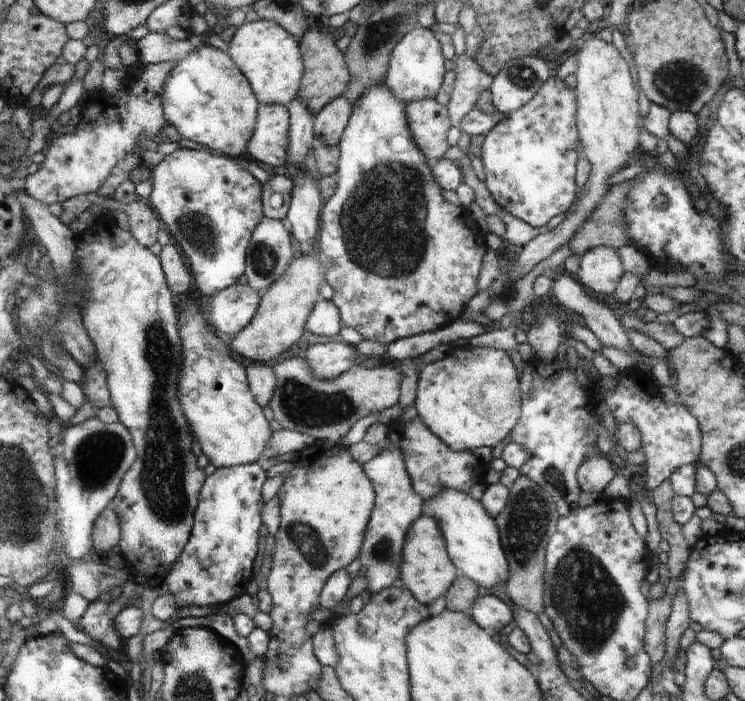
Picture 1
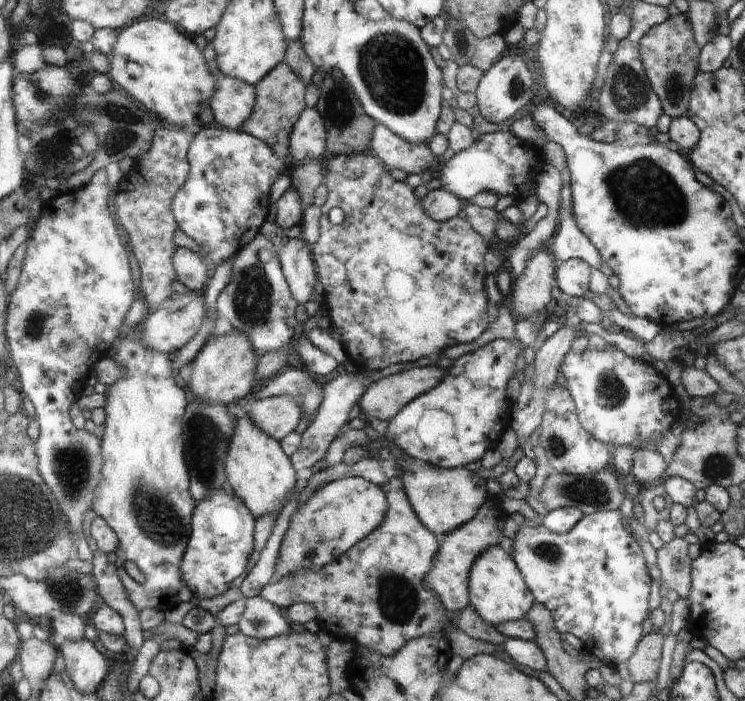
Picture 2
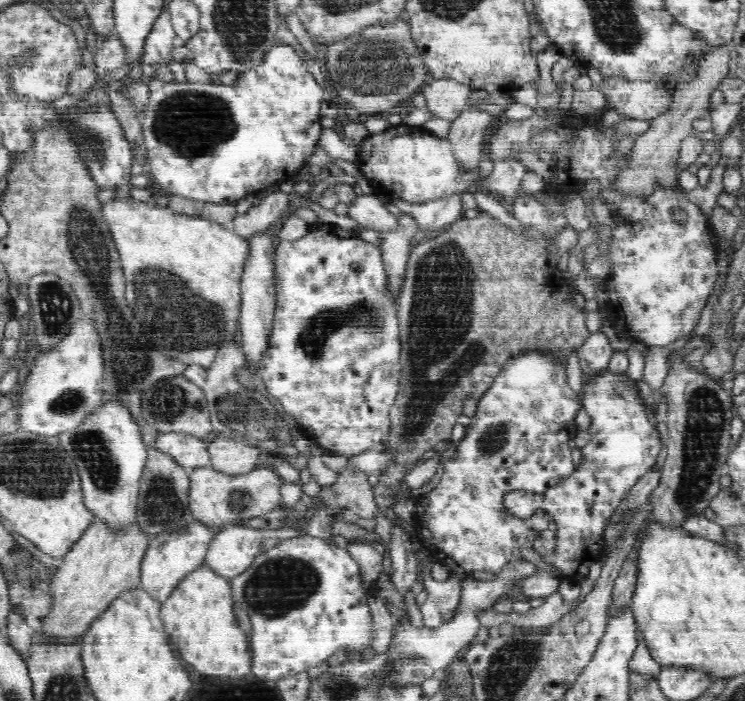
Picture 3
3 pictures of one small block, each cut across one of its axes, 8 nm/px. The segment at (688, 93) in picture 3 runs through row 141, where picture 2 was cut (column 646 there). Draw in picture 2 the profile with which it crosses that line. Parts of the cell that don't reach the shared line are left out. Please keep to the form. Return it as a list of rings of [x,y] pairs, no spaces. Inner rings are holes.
[[[660,631],[650,632],[642,638],[637,652],[630,658],[627,666],[630,671],[630,679],[634,683],[648,683],[657,680],[663,643],[664,638]]]

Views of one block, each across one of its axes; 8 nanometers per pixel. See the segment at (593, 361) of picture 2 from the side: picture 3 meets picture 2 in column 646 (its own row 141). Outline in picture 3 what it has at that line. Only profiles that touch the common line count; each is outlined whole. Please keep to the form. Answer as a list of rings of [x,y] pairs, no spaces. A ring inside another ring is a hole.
[[[400,124],[369,135],[361,143],[360,158],[356,164],[360,164],[361,174],[368,180],[374,195],[385,196],[392,202],[400,199],[416,204],[448,198],[454,194],[472,194],[479,209],[527,238],[529,227],[522,225],[513,216],[512,204],[505,204],[500,197],[484,189],[470,187],[474,182],[478,182],[481,176],[477,169],[460,169],[460,163],[456,161],[452,143],[448,139],[418,132],[416,127]]]

